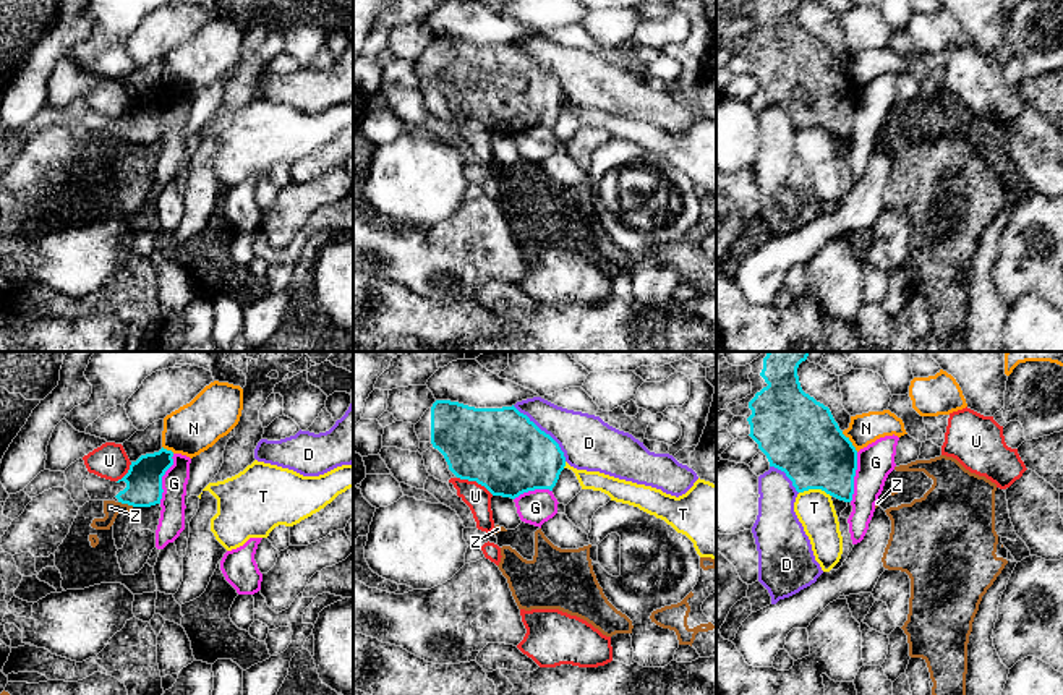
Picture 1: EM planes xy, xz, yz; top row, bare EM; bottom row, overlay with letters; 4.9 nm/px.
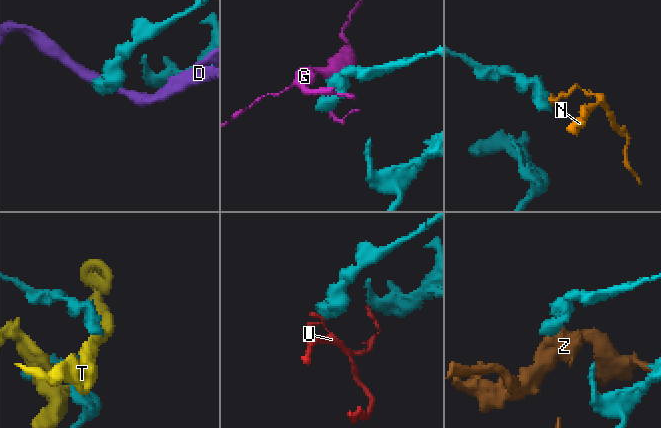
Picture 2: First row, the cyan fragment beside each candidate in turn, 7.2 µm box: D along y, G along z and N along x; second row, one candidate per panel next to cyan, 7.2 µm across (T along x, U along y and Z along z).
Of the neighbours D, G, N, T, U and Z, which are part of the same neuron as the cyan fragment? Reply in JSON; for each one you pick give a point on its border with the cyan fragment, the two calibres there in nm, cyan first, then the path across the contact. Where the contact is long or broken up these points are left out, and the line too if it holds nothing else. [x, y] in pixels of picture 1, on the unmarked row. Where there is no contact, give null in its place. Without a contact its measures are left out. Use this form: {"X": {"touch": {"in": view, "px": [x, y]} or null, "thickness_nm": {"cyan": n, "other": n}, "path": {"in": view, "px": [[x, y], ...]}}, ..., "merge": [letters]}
{"merge": []}

